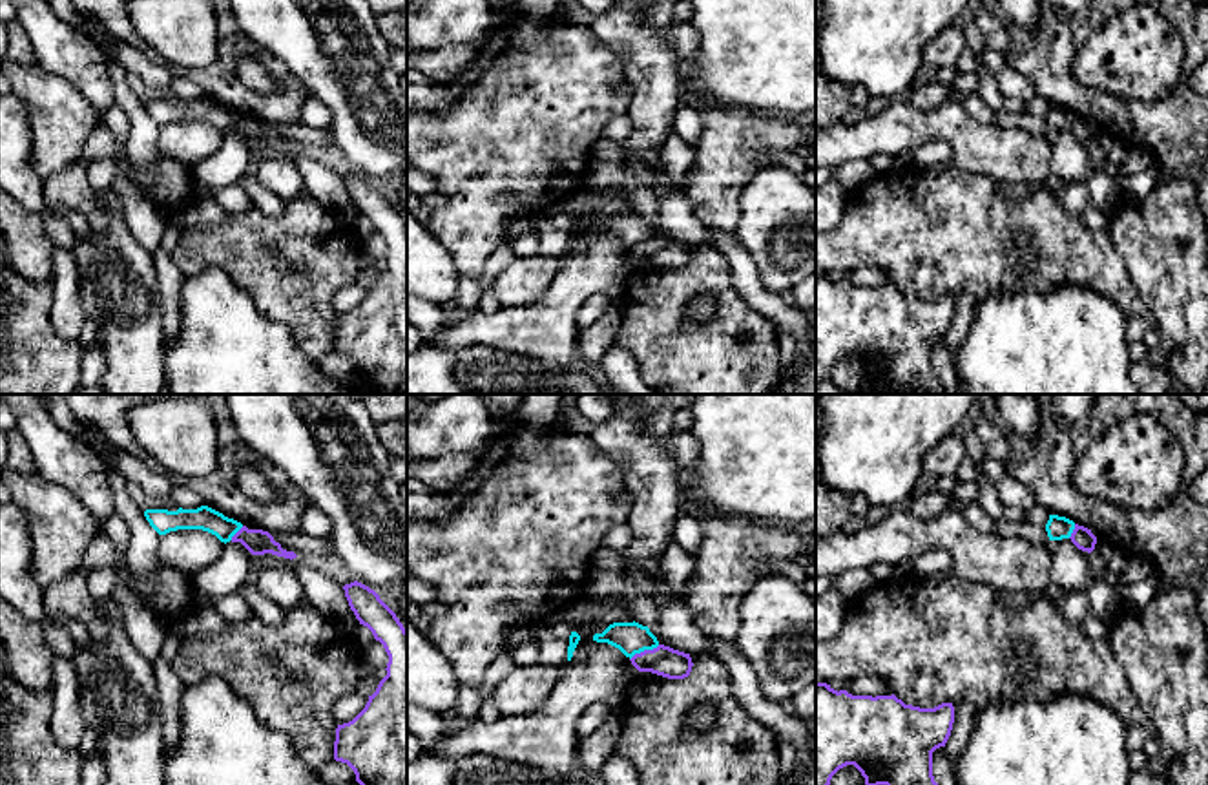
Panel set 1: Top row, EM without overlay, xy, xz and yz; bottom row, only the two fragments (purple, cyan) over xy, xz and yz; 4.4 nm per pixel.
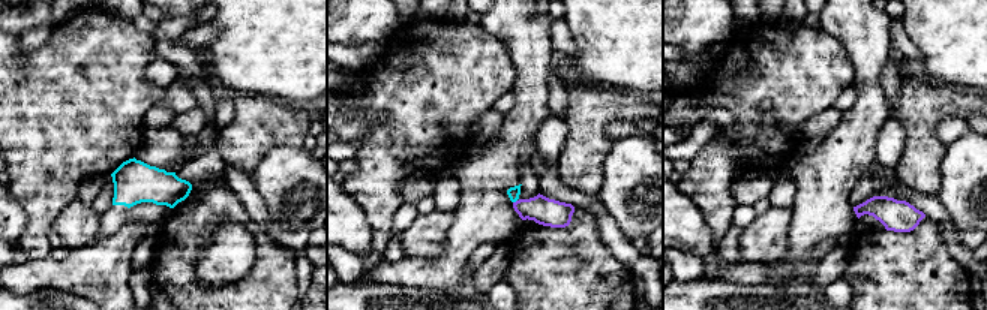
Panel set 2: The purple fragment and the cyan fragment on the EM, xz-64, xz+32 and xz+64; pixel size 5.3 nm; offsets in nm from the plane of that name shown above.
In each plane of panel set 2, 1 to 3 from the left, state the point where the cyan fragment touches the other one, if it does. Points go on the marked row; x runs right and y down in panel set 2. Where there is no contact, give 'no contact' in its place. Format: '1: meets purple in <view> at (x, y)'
1: no contact
2: meets purple in xz+32 at (516, 201)
3: no contact

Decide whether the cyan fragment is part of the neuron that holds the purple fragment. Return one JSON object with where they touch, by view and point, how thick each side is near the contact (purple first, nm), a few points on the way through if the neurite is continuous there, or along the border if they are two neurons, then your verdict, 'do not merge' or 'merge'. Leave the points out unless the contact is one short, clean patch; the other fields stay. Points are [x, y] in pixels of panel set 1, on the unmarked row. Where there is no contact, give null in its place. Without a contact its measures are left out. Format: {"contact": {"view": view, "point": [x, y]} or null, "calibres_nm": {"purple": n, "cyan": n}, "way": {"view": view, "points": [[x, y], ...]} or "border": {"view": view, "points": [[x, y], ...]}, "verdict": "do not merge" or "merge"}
{"contact": {"view": "xz", "point": [645, 241]}, "calibres_nm": {"purple": 130, "cyan": 140}, "border": {"view": "xz", "points": [[659, 236], [641, 241], [630, 251]]}, "verdict": "do not merge"}

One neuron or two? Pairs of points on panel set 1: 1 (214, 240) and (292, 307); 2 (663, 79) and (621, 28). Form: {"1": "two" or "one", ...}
{"1": "one", "2": "one"}

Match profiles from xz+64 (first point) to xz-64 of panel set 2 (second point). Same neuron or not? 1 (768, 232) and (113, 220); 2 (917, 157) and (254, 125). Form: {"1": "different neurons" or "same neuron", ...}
{"1": "different neurons", "2": "same neuron"}

